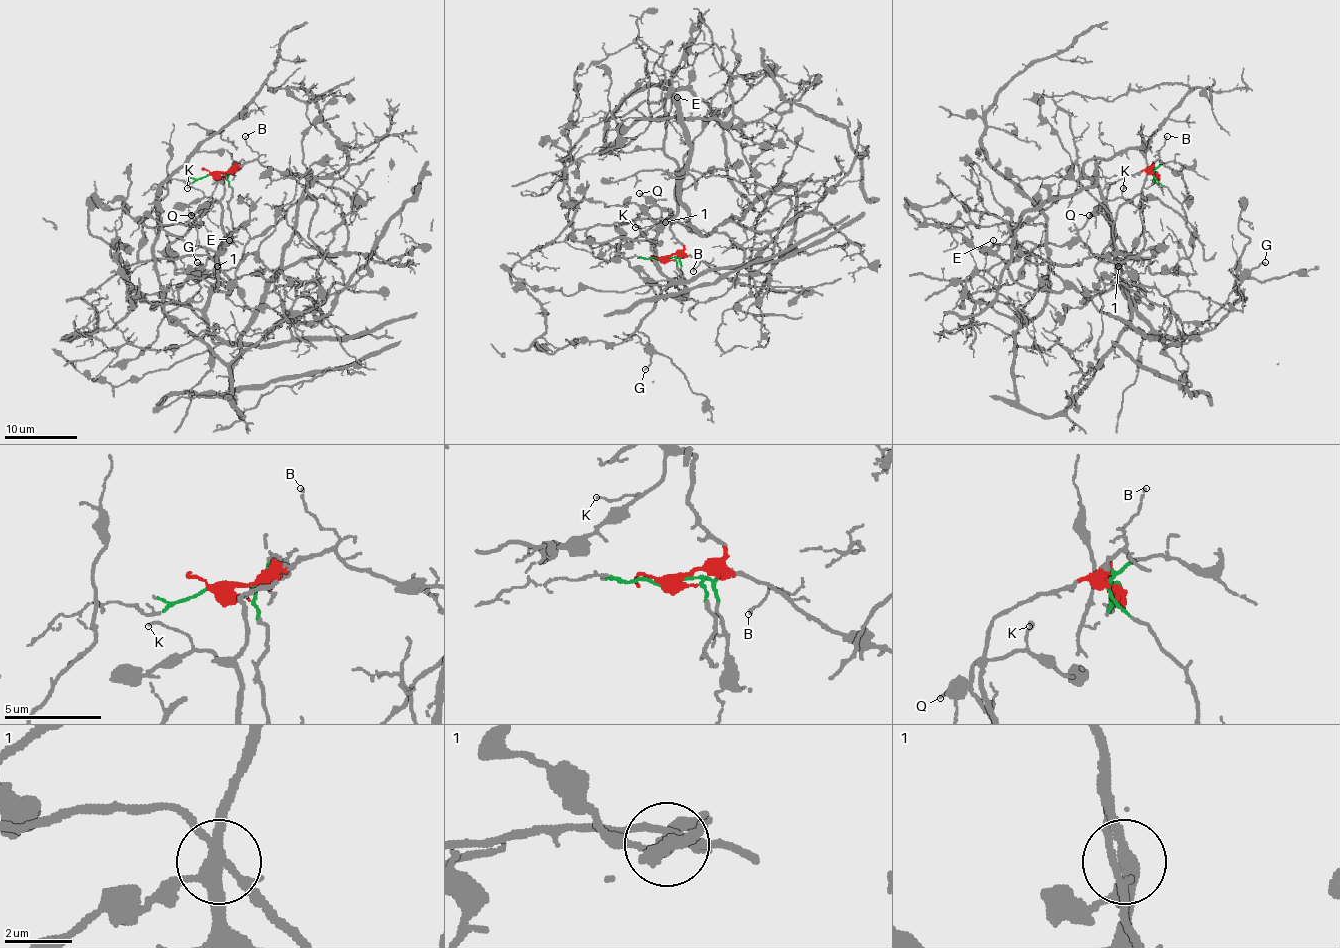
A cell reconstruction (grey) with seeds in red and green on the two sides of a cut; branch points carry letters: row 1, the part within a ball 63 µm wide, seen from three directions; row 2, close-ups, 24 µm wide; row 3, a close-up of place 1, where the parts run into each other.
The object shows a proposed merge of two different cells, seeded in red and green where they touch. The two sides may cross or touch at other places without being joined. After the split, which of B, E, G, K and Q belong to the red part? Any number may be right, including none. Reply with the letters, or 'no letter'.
B, E, G, K, Q

